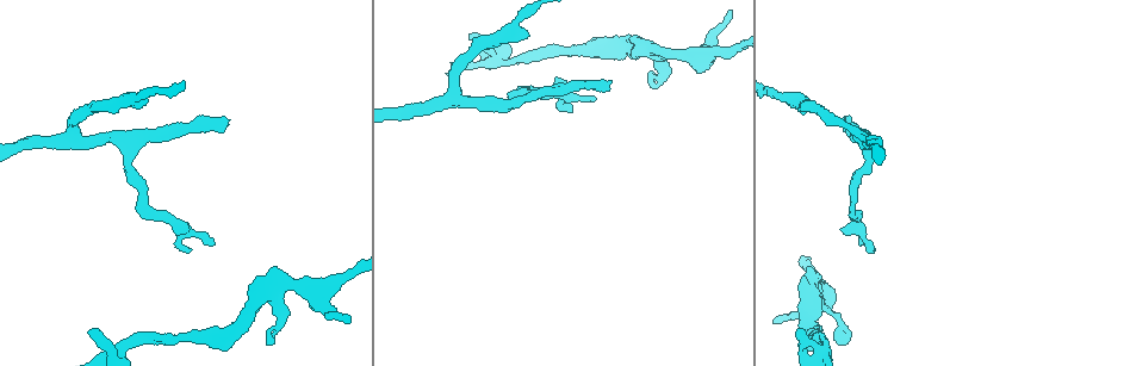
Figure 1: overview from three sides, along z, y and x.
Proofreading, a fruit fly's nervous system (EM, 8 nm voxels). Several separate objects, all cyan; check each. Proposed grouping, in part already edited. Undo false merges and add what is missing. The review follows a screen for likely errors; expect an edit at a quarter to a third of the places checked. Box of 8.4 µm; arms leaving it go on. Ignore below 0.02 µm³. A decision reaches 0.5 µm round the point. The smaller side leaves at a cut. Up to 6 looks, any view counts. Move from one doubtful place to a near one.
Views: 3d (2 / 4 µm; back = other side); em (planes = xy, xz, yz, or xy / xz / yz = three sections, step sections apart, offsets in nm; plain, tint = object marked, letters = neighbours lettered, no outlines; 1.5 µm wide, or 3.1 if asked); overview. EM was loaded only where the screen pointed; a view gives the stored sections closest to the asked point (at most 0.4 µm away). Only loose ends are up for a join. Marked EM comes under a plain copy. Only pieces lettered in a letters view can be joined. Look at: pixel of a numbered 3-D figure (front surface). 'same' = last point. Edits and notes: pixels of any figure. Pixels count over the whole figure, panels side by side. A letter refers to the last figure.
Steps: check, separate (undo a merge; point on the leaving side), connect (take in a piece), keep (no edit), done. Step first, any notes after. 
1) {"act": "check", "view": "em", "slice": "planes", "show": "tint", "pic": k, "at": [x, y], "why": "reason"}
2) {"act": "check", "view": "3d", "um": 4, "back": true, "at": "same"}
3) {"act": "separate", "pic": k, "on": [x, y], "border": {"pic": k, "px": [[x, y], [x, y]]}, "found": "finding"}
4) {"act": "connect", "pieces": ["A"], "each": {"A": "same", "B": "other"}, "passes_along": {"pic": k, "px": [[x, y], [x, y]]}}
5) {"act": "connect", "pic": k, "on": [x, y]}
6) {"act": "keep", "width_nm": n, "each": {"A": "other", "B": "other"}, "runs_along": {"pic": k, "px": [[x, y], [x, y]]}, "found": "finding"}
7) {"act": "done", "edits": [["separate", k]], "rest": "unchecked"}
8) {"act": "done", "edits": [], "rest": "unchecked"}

{"act": "check", "view": "em", "slice": "xz", "step": 8, "show": "tint", "pic": 1, "at": [89, 331], "why": "an open end"}

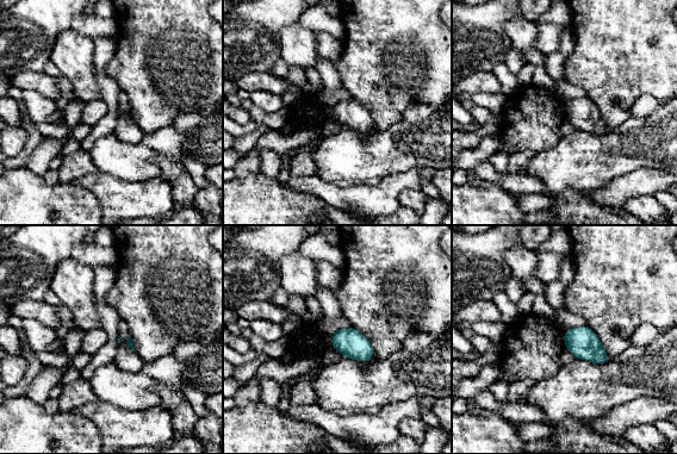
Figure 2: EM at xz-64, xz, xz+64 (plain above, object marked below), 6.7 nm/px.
{"act": "check", "view": "em", "slice": "xy", "step": 4, "show": "letters", "at": "same", "why": "another direction"}

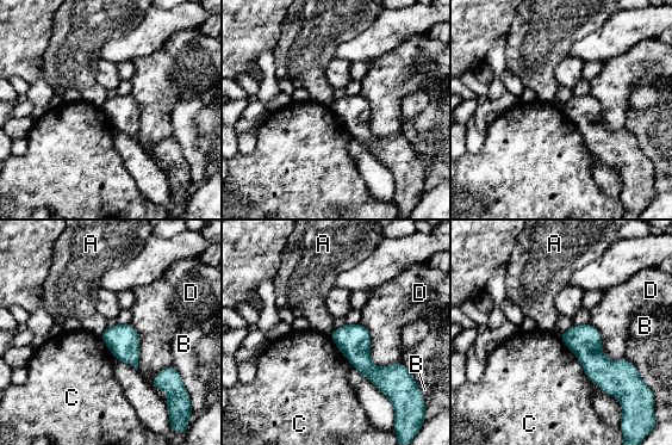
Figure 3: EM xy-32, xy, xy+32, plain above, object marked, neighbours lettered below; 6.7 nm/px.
{"act": "keep", "each": {"A": "other", "B": "other", "C": "other", "D": "other"}, "border": {"pic": 3, "px": [[106, 328], [100, 337]]}, "found": "no lettered piece goes on from it"}

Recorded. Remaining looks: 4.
{"act": "check", "view": "3d", "um": 2, "pic": 1, "at": [269, 345], "why": "branch stops here"}

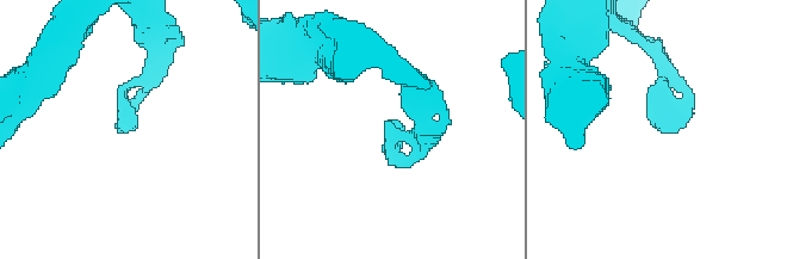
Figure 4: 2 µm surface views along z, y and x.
{"act": "check", "view": "em", "slice": "planes", "show": "letters", "pic": 4, "at": [388, 158]}

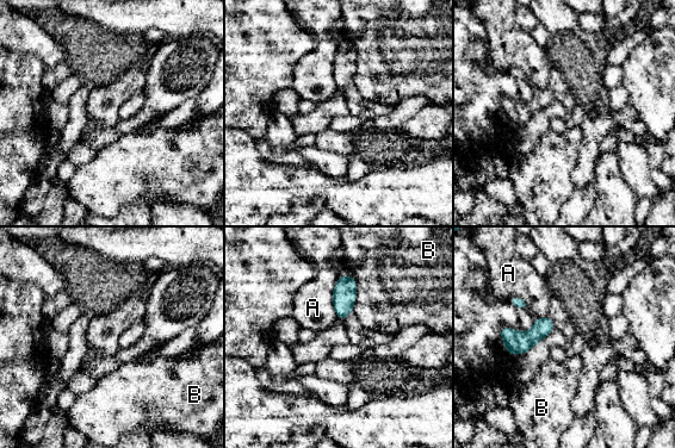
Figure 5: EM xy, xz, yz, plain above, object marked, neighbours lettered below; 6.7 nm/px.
{"act": "keep", "longest_contact_nm": ["B", 300], "each": {"A": "other", "B": "other"}, "border": {"pic": 5, "px": [[339, 278], [333, 291], [338, 319]]}, "found": "none of them fits"}

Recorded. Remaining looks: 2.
{"act": "check", "view": "3d", "um": 2, "pic": 1, "at": [610, 82], "why": "free end"}

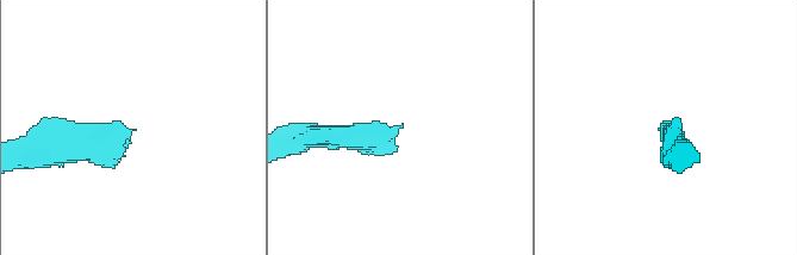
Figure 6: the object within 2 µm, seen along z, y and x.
{"act": "check", "view": "em", "slice": "planes", "show": "letters", "pic": 6, "at": [134, 129]}

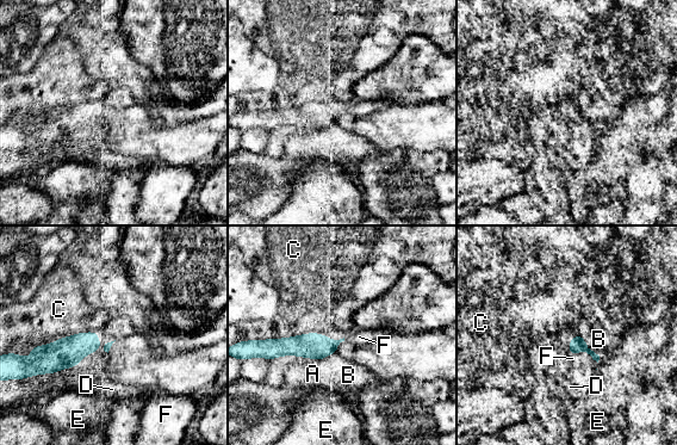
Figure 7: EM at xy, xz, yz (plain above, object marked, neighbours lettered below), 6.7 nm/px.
{"act": "connect", "pieces": ["F"], "each": {"A": "other", "B": "other", "C": "other", "D": "other", "E": "other", "F": "same"}, "found": "it goes on there"}

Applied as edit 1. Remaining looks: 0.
{"act": "done", "edits": [["connect", 7]], "rest": "unchecked"}

